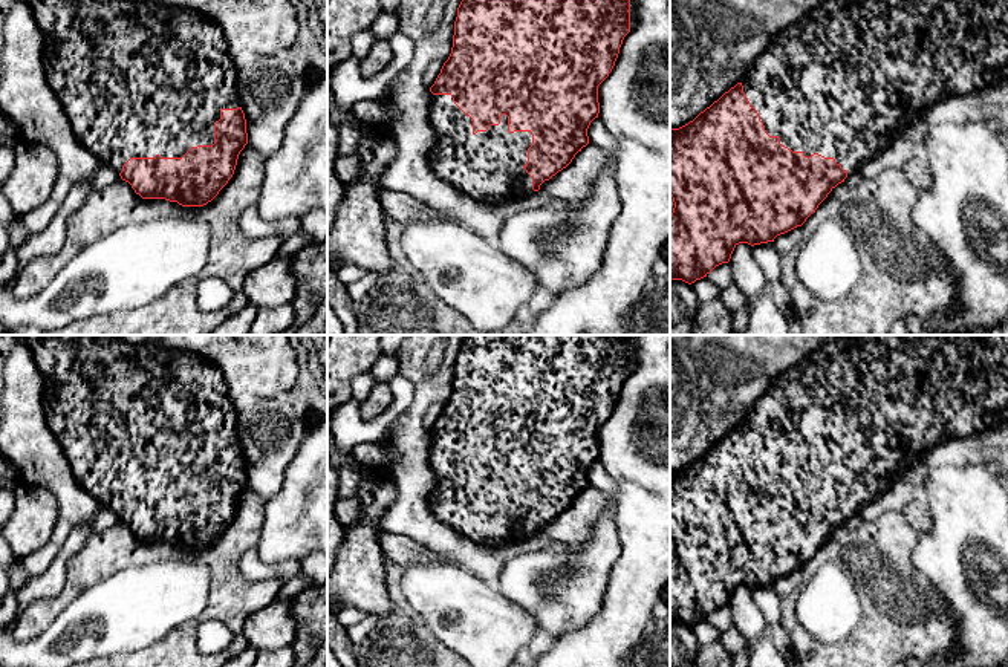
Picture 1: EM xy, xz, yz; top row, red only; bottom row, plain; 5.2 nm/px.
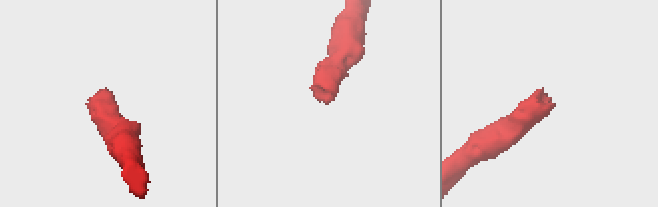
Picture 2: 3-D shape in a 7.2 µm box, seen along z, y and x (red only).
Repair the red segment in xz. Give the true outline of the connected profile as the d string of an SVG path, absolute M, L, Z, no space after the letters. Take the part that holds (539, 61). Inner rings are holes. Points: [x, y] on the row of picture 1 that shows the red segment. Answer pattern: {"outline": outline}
{"outline": "M462 0L454 21L453 47L430 87L430 125L436 145L430 155L434 173L465 194L489 203L514 202L517 196L538 191L545 181L566 168L589 144L587 129L598 118L598 86L609 76L624 37L630 32L630 0Z"}

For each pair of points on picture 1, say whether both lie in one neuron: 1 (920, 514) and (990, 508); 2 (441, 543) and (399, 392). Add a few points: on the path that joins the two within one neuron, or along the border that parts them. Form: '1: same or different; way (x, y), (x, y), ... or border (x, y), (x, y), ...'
1: different; border (926, 505), (930, 514), (930, 528), (918, 534)
2: different; border (403, 375), (413, 387), (413, 400), (381, 438)

